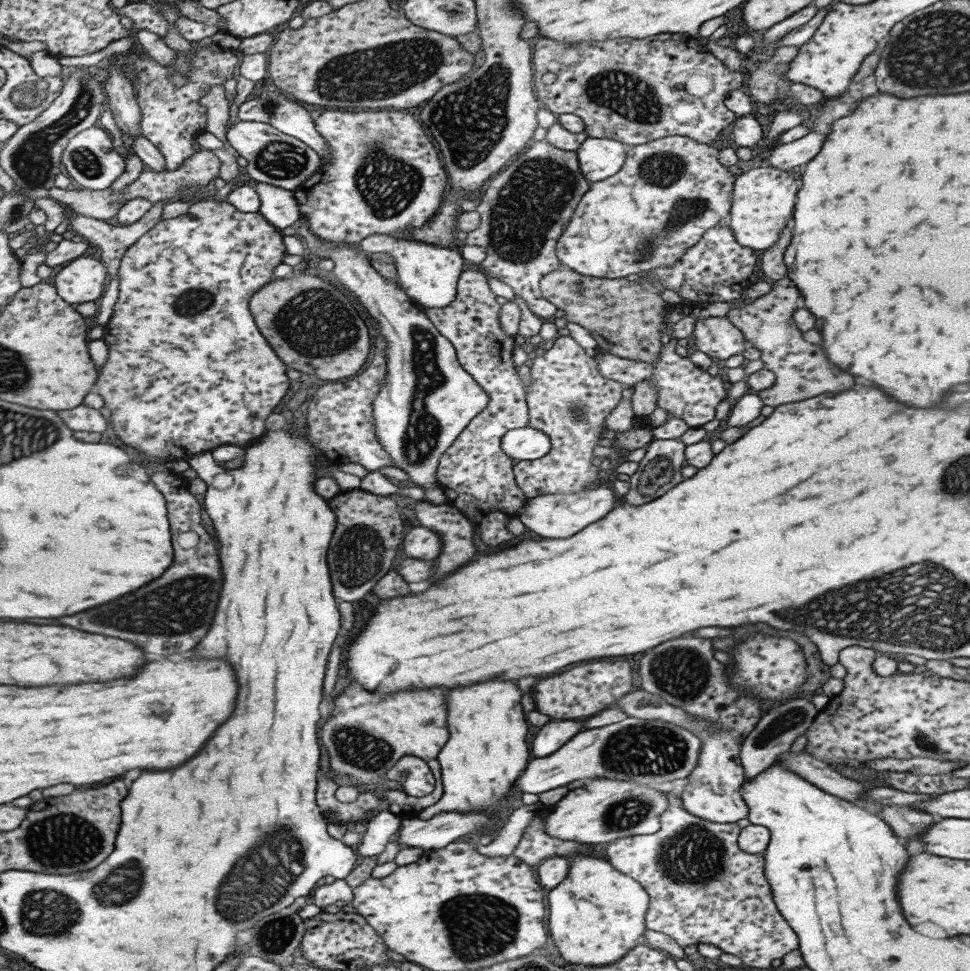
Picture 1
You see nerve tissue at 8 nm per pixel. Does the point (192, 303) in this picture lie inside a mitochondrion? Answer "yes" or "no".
yes

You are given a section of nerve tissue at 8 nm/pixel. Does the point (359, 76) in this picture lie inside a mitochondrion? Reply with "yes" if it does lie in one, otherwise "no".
yes

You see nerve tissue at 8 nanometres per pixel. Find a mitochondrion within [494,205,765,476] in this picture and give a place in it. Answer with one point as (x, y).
(579, 411)

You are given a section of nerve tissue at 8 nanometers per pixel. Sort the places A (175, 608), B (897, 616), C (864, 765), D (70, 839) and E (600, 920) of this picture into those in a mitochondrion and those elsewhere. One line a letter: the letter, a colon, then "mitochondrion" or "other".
A: mitochondrion
B: mitochondrion
C: other
D: mitochondrion
E: other

